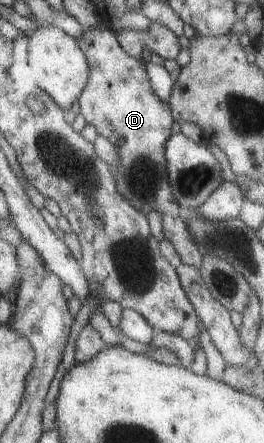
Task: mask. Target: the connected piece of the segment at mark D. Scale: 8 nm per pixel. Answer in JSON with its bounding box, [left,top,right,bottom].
[76,26,203,269]

